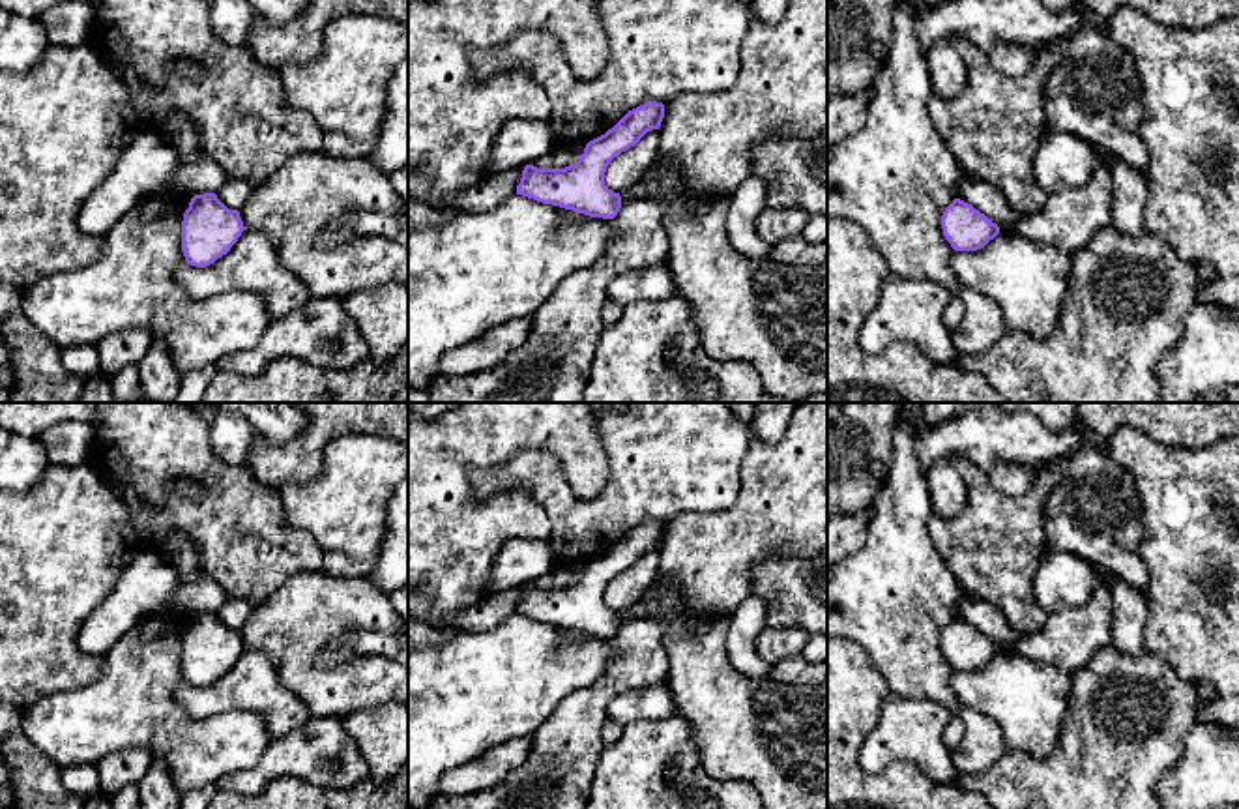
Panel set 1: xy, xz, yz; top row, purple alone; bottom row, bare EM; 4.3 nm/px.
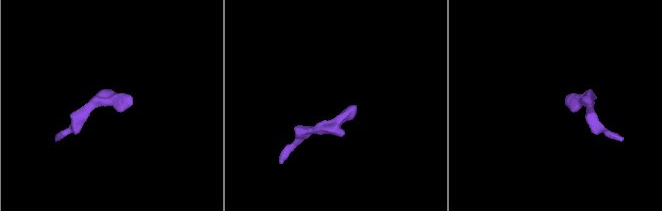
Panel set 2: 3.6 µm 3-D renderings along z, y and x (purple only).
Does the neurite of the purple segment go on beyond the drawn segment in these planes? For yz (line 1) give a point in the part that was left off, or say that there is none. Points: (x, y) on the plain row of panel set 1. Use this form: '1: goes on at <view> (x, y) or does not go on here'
1: does not go on here

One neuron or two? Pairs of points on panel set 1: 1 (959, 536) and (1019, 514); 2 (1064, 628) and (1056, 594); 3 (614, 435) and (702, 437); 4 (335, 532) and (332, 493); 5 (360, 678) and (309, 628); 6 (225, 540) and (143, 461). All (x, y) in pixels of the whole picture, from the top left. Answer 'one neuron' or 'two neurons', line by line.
1: one neuron
2: two neurons
3: one neuron
4: one neuron
5: one neuron
6: one neuron

